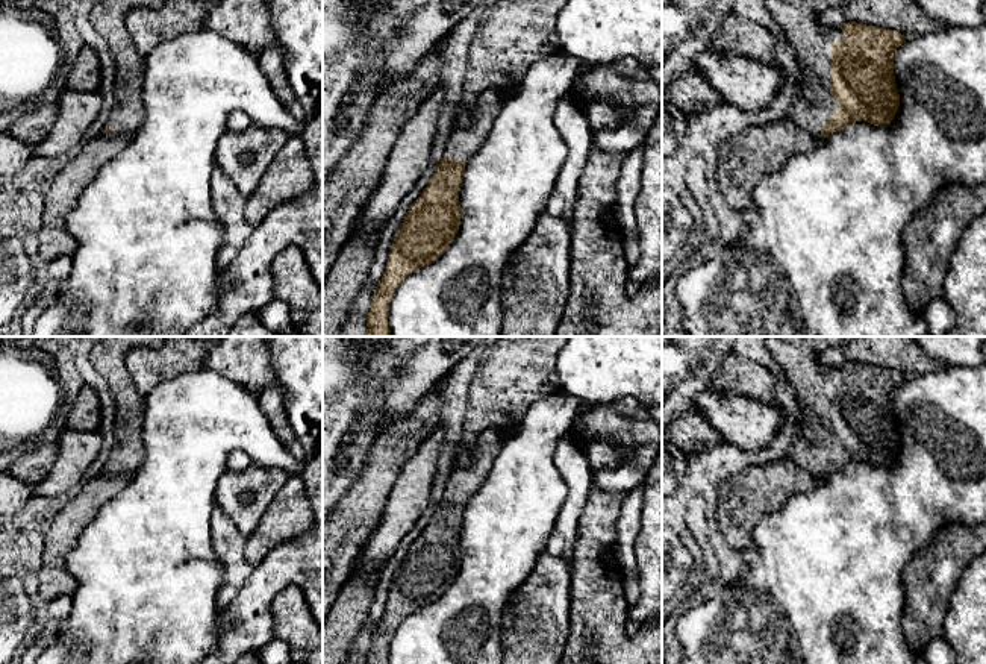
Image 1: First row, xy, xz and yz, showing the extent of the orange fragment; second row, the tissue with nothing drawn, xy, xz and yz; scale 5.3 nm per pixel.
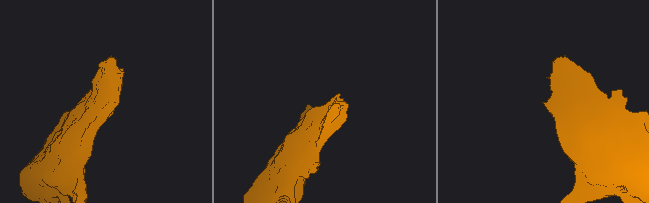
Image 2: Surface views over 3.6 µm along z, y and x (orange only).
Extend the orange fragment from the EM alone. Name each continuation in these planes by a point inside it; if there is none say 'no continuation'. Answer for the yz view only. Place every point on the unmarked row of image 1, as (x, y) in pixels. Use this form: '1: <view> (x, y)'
1: yz (814, 444)

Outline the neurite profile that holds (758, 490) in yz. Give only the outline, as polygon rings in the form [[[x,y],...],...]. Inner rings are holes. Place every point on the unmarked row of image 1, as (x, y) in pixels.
[[[792,458],[753,464],[718,487],[716,521],[733,549],[753,552],[751,532],[759,520],[775,512],[792,494],[807,493],[816,479]]]

